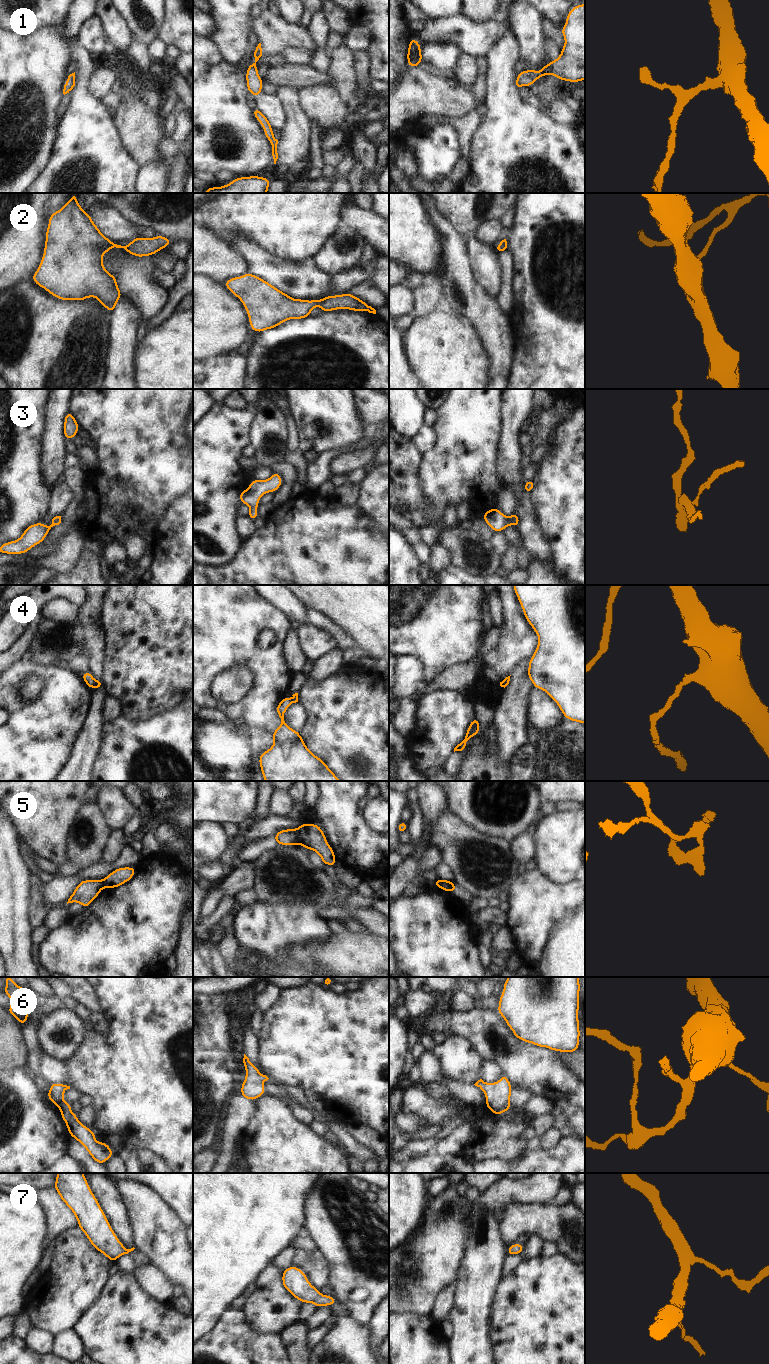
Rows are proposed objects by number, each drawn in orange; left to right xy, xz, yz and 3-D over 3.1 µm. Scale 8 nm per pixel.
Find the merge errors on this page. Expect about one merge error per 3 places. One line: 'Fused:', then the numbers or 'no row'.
Fused: 4, 5

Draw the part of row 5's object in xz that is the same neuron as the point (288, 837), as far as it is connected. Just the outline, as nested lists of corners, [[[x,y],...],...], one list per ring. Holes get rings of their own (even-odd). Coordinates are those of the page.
[[[289,828],[285,830],[278,830],[274,836],[274,842],[282,846],[300,845],[297,829]]]

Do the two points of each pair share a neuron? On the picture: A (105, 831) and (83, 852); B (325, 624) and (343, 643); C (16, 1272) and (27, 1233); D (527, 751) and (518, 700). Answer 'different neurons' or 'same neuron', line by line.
A: same neuron
B: same neuron
C: same neuron
D: different neurons

